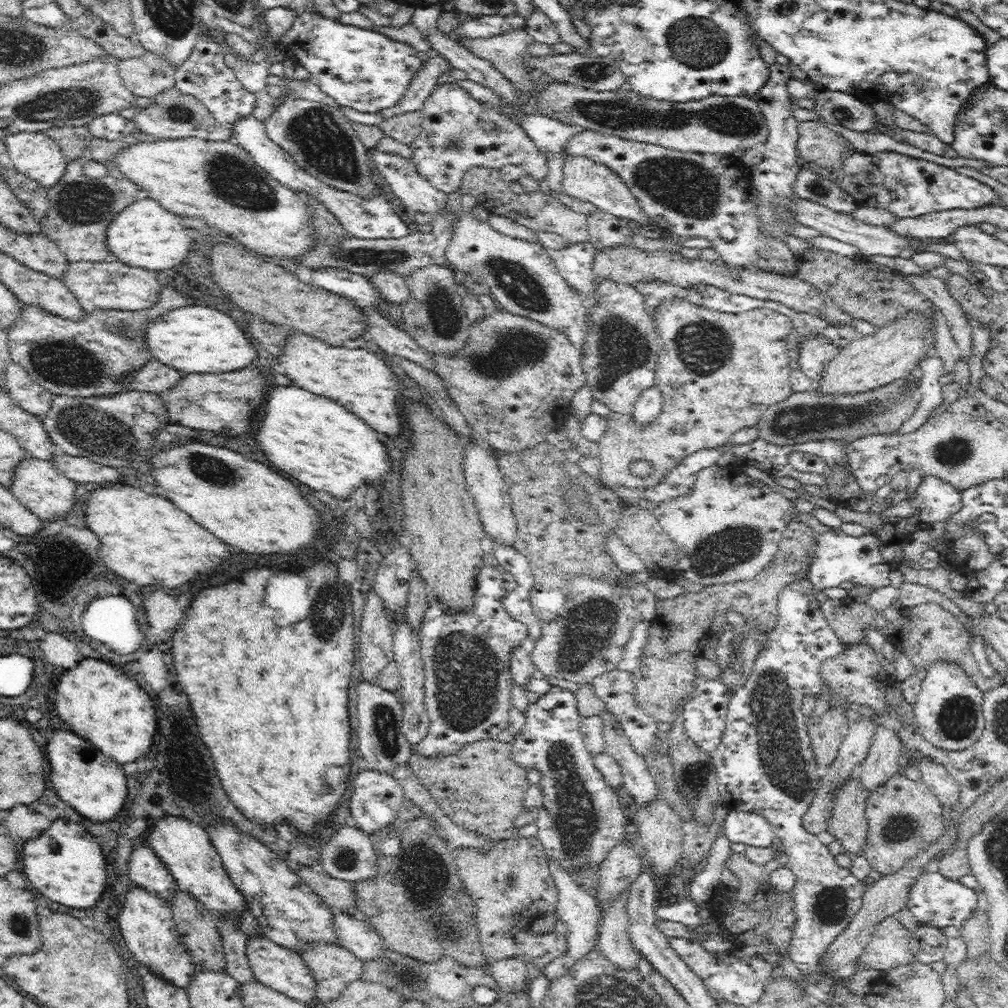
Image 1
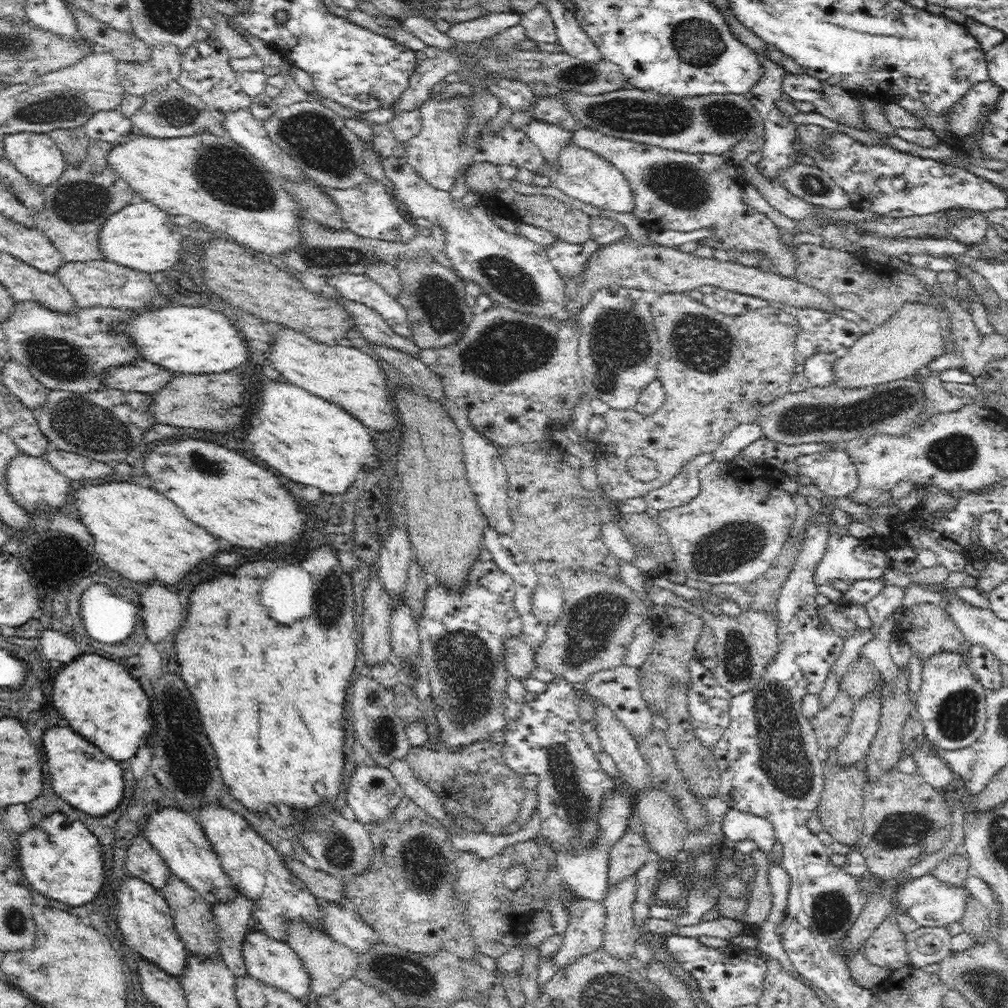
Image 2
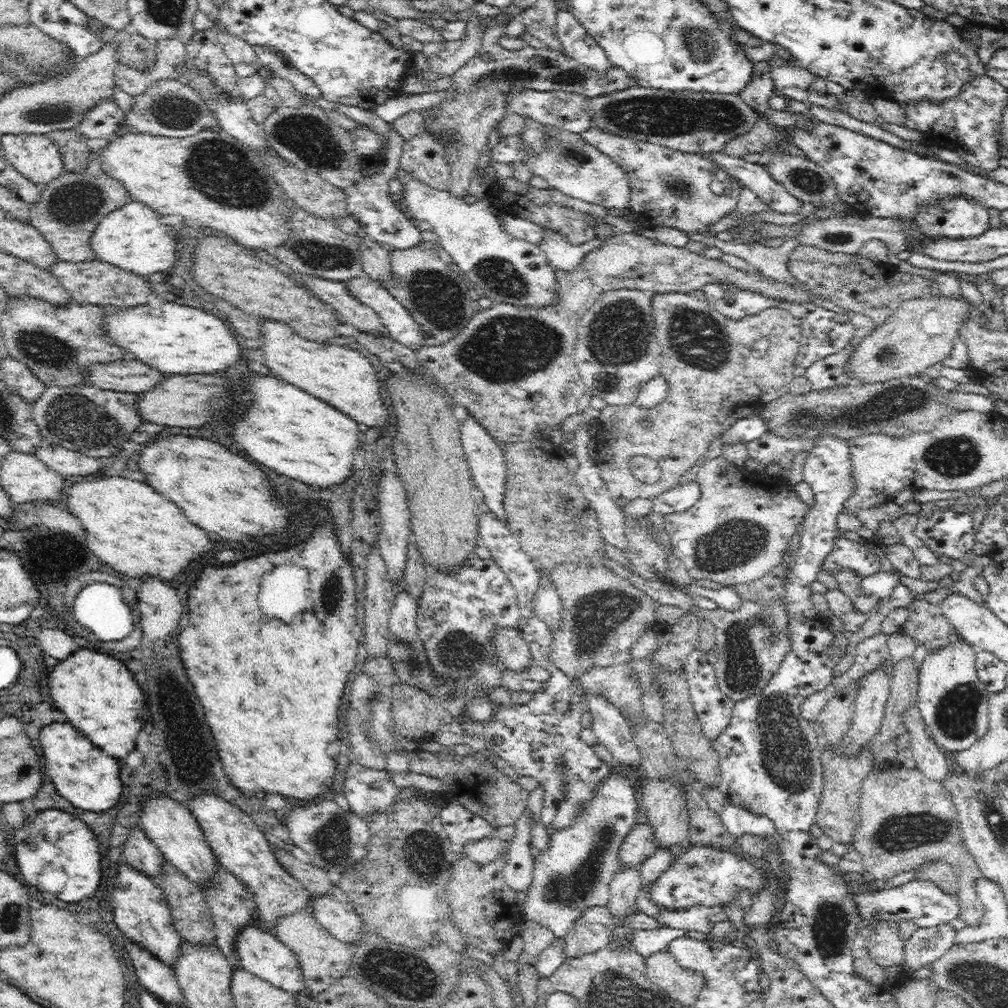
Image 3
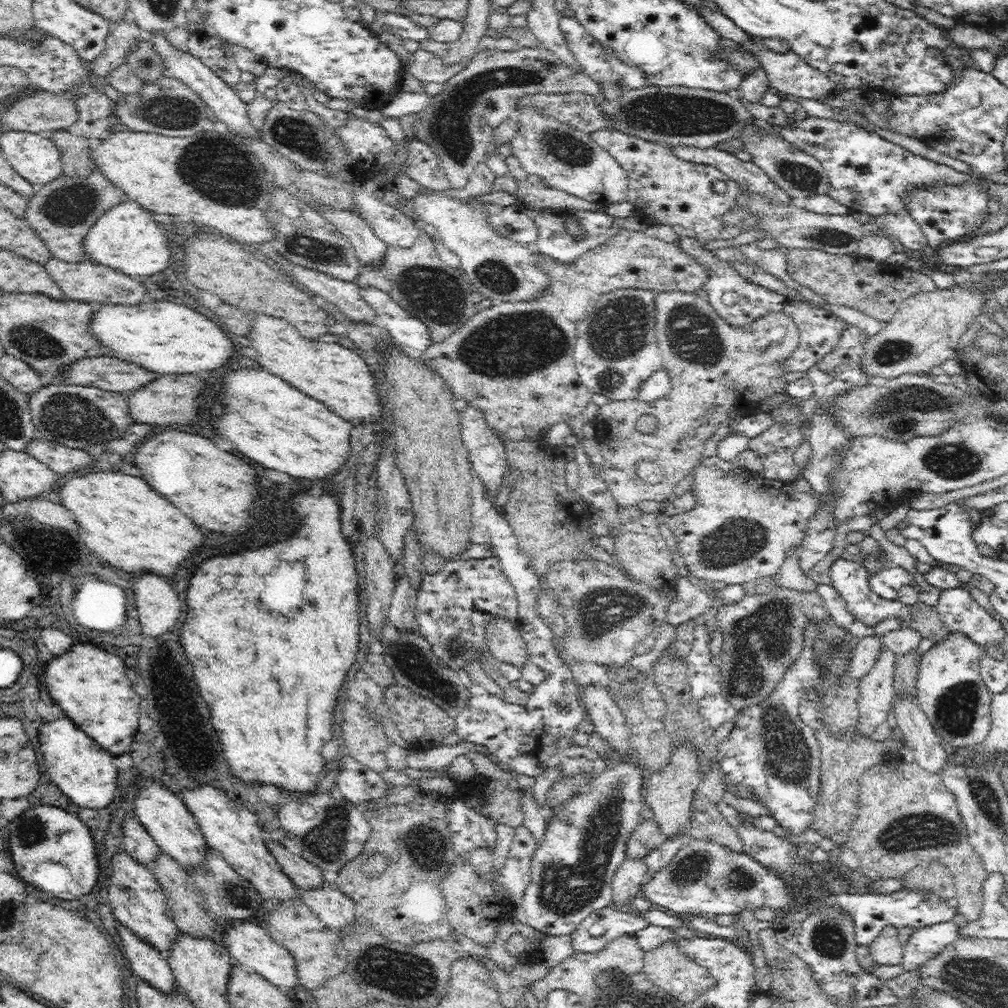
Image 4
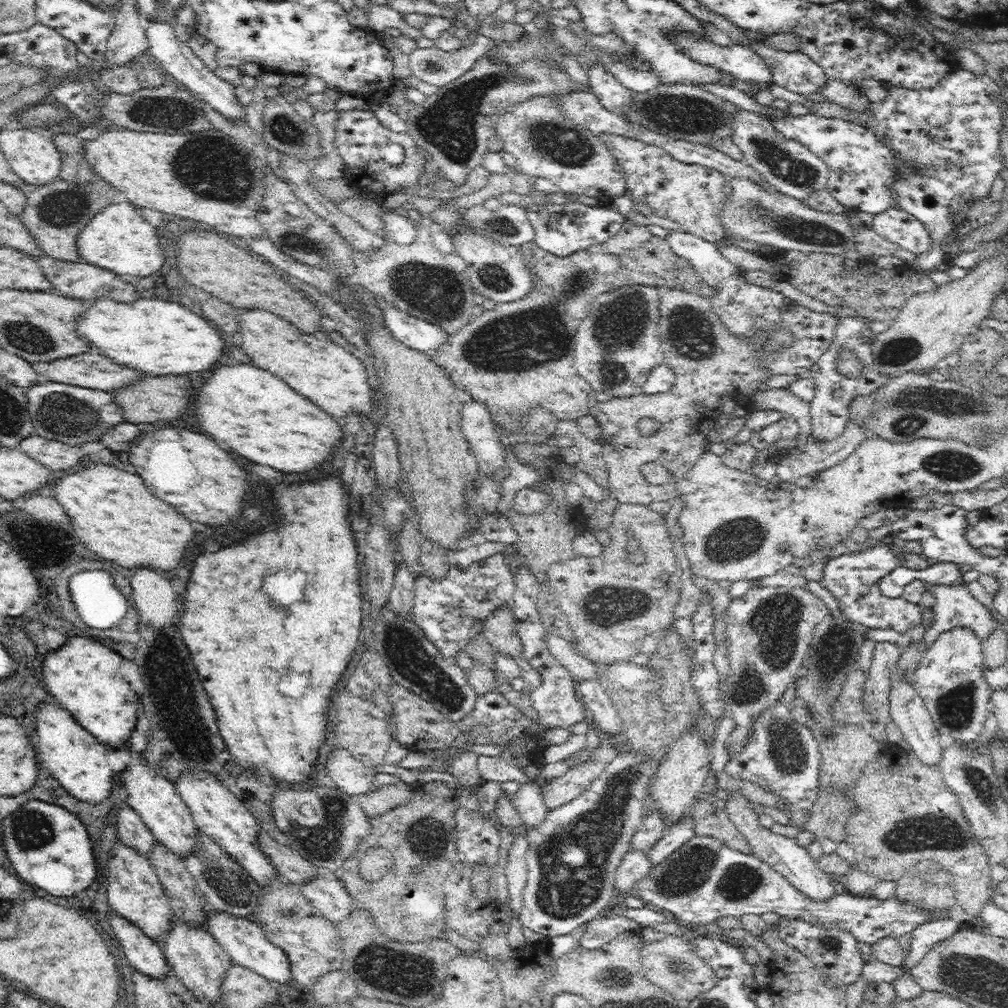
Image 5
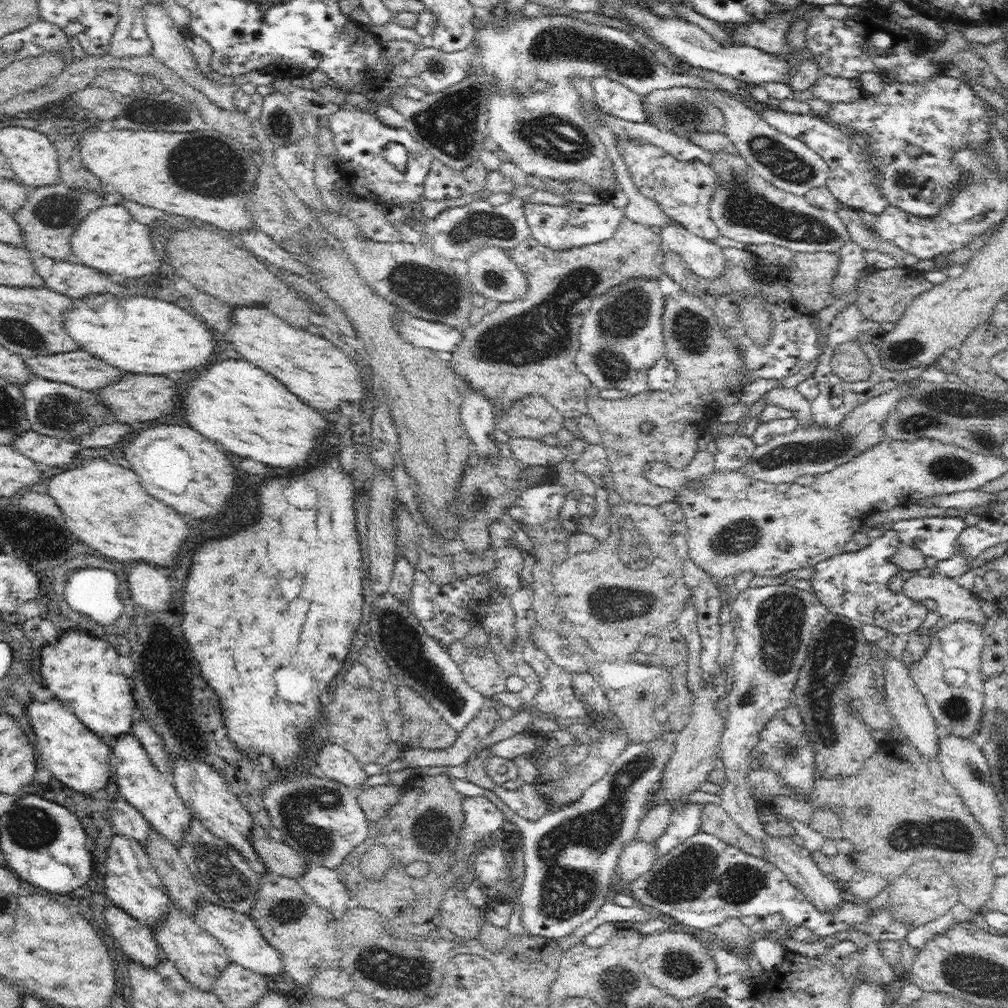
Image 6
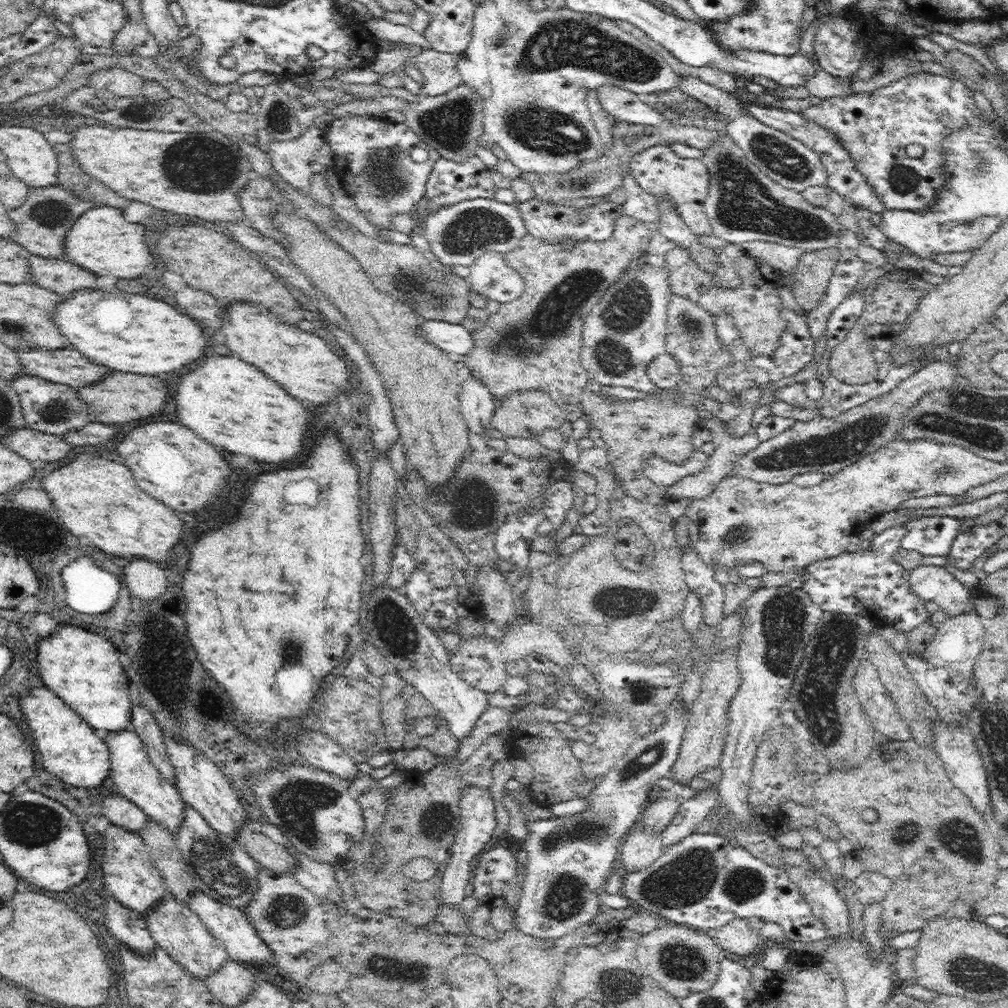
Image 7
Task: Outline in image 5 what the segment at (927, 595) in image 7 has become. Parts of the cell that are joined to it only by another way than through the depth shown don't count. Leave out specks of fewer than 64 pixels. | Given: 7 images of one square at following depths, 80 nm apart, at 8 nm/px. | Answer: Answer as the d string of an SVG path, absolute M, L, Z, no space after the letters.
M914 579L910 584L907 584L903 590L902 597L906 601L911 603L918 603L922 593L929 589L934 595L935 604L933 607L934 616L933 616L933 625L927 629L927 632L923 636L924 643L926 643L926 648L928 648L935 640L939 634L946 632L947 630L952 630L953 628L966 627L974 633L980 639L980 641L987 640L988 635L996 628L995 618L990 615L988 608L984 607L984 604L981 604L978 600L974 599L973 593L969 590L968 586L964 585L944 585L944 584L932 584L925 583L920 579Z

